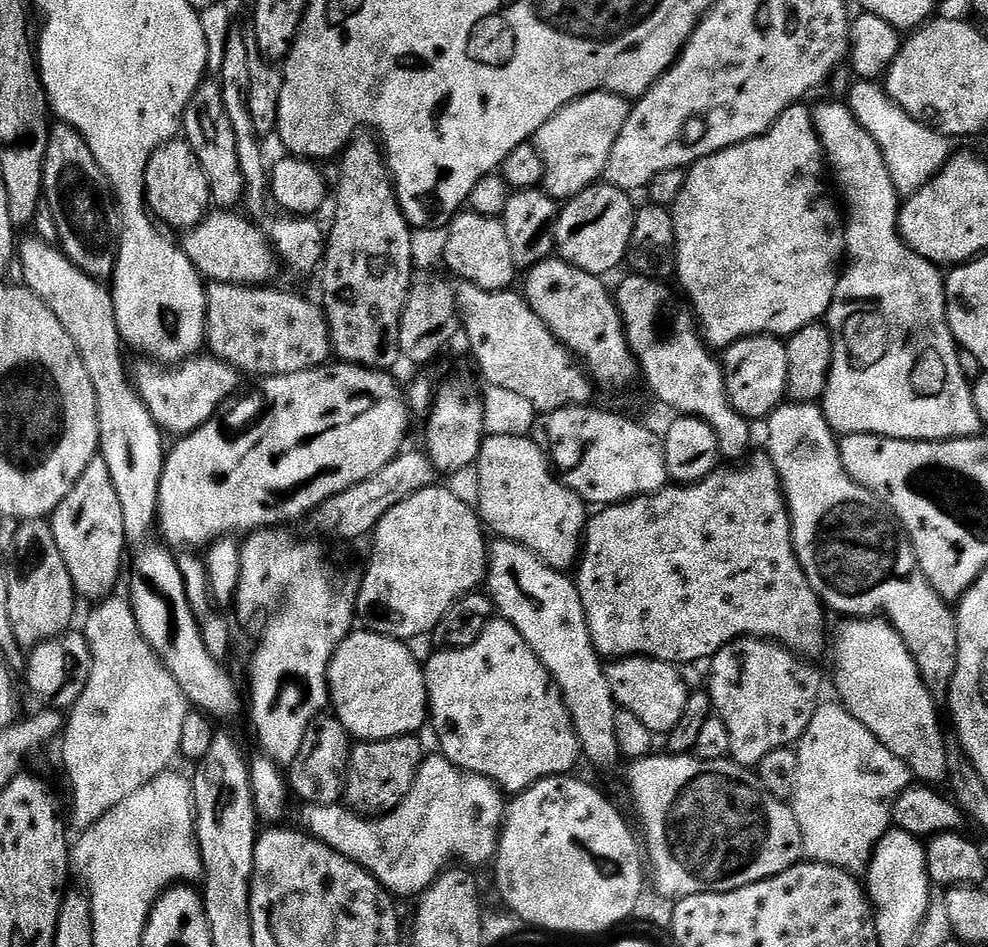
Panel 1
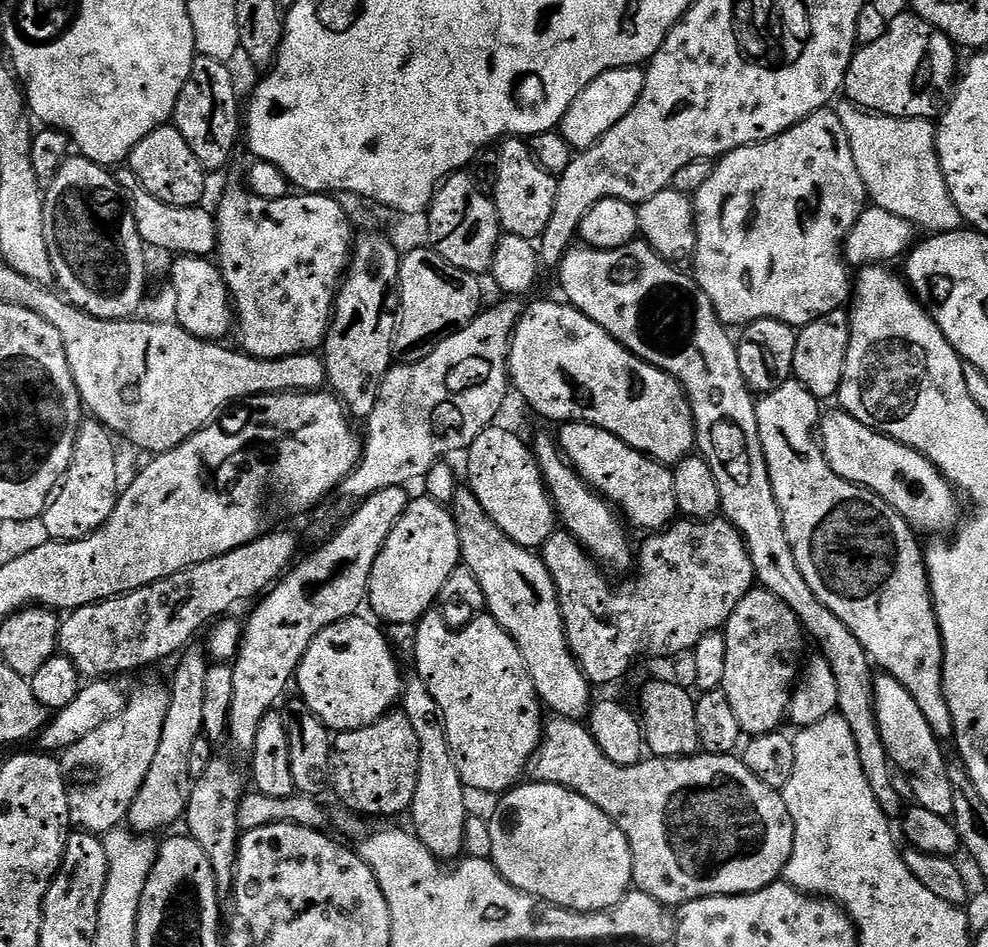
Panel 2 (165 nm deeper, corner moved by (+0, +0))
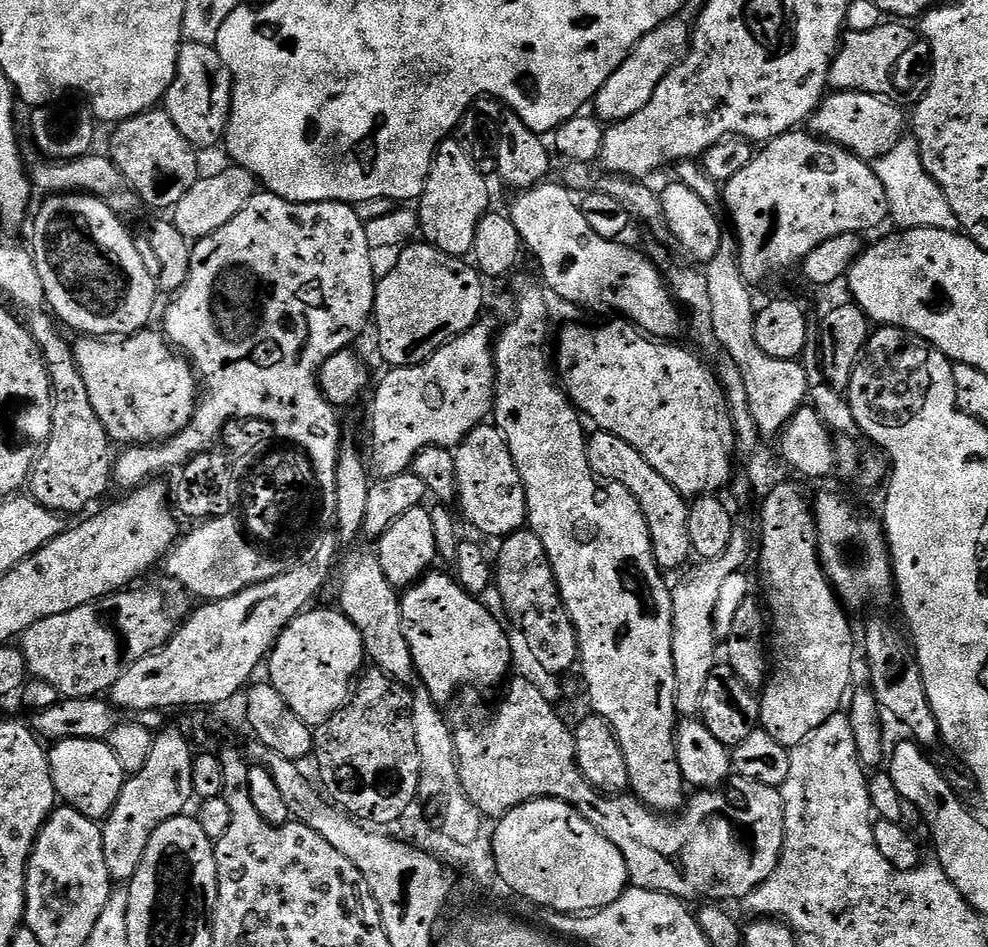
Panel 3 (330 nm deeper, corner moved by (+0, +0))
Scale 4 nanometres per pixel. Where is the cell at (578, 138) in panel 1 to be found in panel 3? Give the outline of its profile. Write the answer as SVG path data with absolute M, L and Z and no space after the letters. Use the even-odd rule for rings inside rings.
M684 18L667 20L650 30L650 34L646 34L636 43L634 50L622 61L618 70L614 70L610 78L606 78L606 86L598 90L594 101L596 119L611 126L619 120L638 114L638 110L642 110L642 106L646 106L646 102L654 98L658 82L662 82L662 78L666 78L666 74L670 74L670 70L674 70L676 63L688 52L689 43L690 24Z

